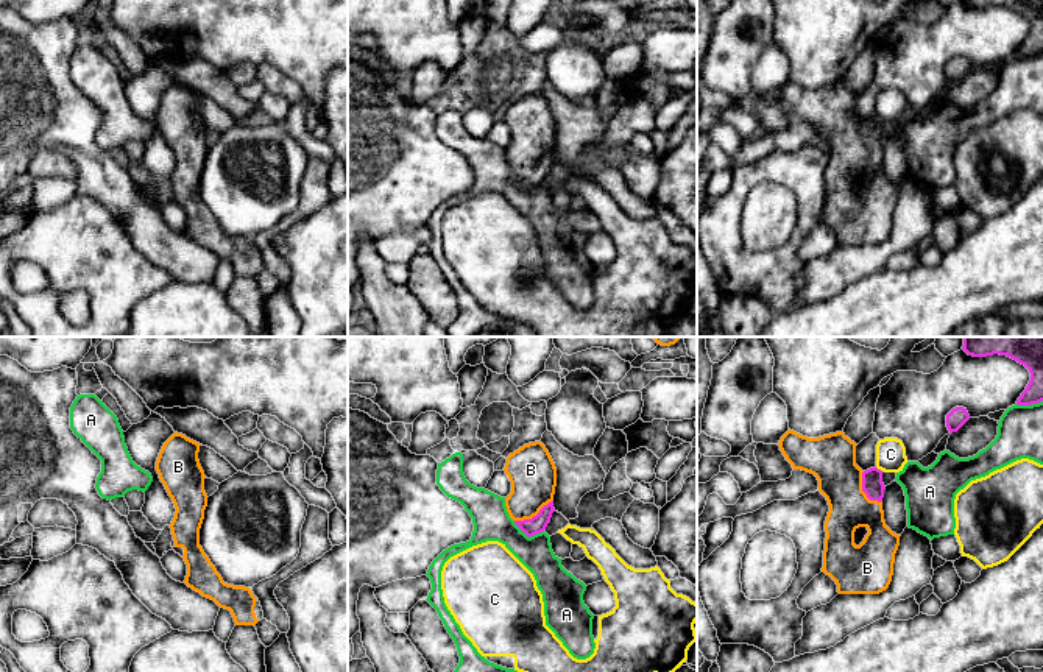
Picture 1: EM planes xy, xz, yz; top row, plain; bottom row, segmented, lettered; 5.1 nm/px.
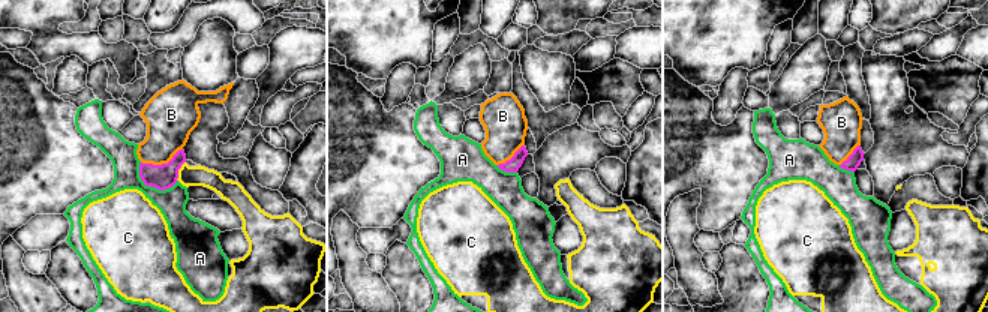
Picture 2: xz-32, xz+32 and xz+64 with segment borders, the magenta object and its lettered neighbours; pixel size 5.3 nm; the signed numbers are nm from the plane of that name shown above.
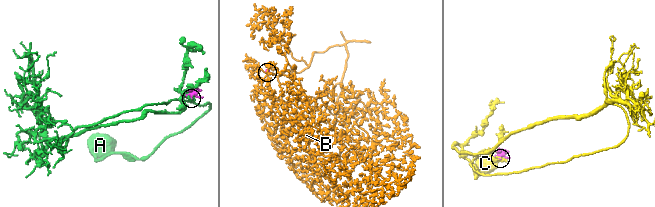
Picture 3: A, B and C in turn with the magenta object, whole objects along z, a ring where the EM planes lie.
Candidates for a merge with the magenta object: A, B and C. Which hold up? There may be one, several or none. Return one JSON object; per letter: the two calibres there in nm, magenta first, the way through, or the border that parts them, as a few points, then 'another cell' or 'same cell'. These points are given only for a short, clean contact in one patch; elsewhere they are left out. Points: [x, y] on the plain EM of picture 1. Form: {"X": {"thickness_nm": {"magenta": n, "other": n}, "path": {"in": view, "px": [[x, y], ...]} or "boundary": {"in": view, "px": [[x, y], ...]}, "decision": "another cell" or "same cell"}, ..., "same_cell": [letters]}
{"A": {"thickness_nm": {"magenta": 90, "other": 190}, "decision": "another cell"}, "B": {"thickness_nm": {"magenta": 110, "other": 240}, "path": {"in": "yz", "px": [[872, 130], [862, 141], [831, 109]]}, "decision": "same cell"}, "C": {"thickness_nm": {"magenta": 110, "other": 160}, "decision": "another cell"}, "same_cell": ["B"]}

